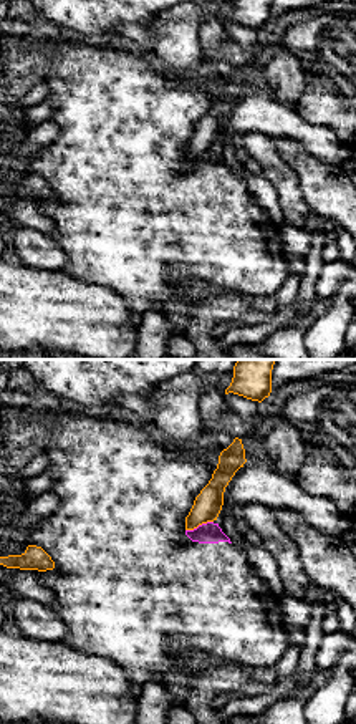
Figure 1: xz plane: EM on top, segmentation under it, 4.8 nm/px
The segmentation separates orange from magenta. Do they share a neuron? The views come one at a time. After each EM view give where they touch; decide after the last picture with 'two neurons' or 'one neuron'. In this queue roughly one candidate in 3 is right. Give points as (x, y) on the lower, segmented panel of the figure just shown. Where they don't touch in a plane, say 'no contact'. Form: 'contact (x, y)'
contact (199, 524)

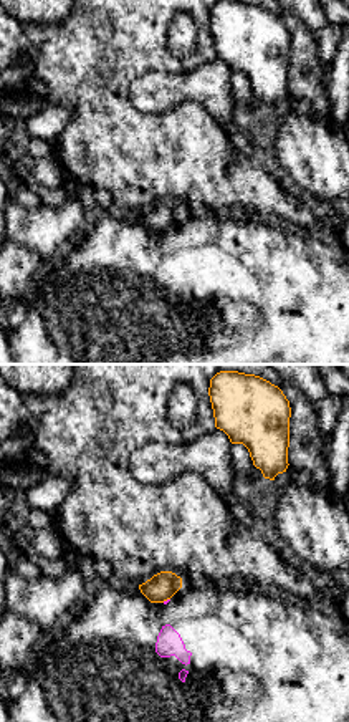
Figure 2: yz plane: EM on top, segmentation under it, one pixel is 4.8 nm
contact (166, 600)

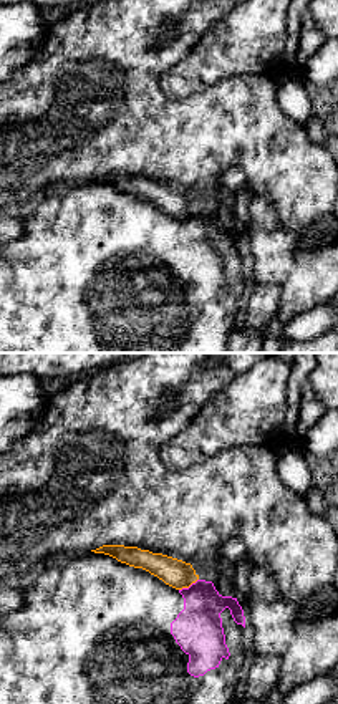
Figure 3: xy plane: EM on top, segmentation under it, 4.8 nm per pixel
contact (188, 587)

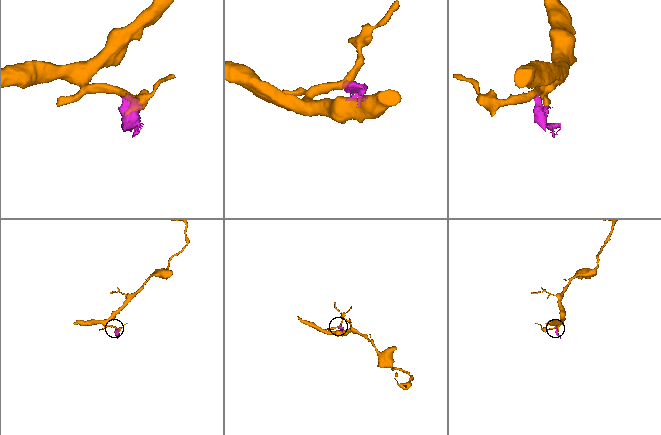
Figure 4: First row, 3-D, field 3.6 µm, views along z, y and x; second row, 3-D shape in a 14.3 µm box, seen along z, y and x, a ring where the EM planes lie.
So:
two neurons

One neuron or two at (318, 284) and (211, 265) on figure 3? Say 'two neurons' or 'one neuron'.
two neurons

